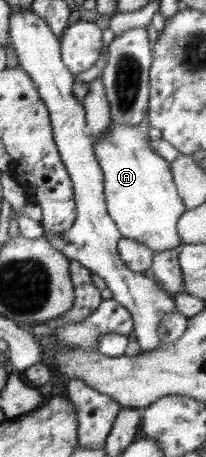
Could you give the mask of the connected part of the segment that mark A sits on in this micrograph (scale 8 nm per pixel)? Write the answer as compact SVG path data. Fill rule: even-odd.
M147 115L136 126L113 122L104 140L95 142L94 139L93 151L103 172L107 212L121 236L163 253L179 249L184 244L179 222L187 206L184 198L177 195L170 162L152 148L149 135Z

